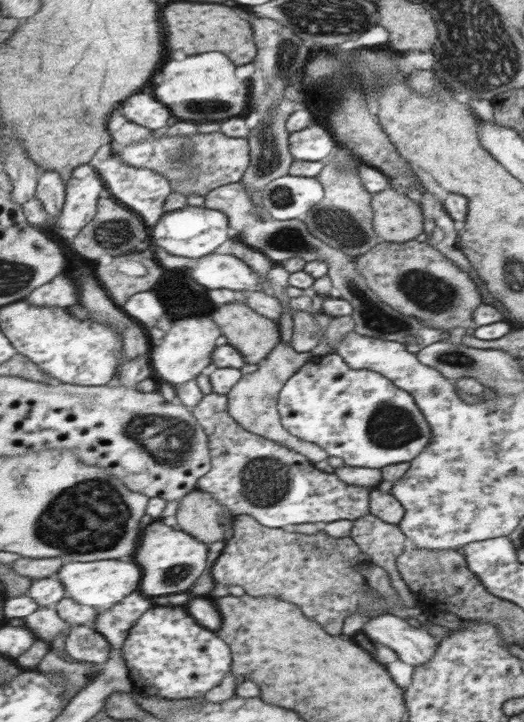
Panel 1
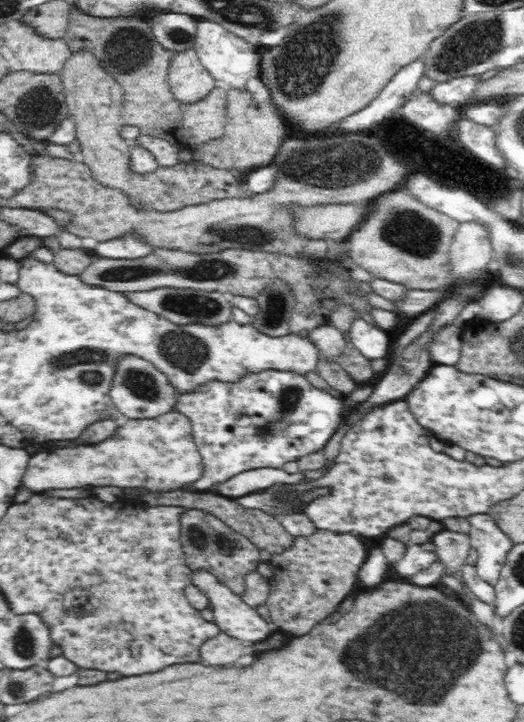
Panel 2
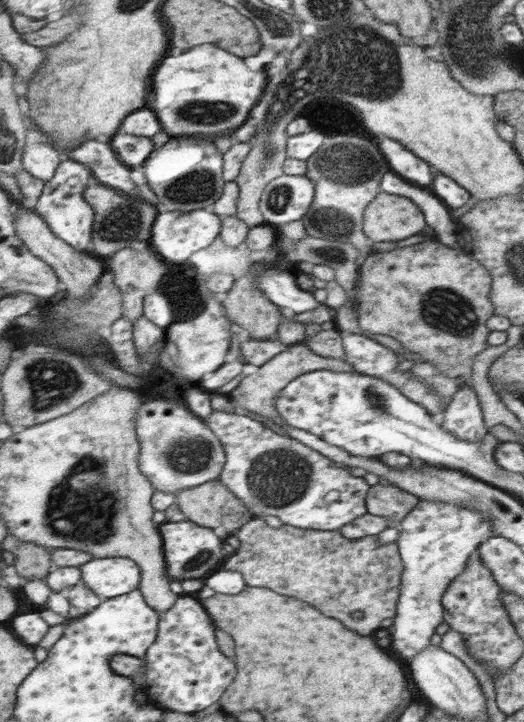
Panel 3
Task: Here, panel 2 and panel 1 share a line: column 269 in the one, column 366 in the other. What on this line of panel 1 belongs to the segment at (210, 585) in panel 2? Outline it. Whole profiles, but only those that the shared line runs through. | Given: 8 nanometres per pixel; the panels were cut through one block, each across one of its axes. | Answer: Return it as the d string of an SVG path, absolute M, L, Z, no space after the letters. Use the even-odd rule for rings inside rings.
M384 613L372 617L363 625L364 632L374 644L392 648L397 658L411 666L419 666L436 655L438 640L425 628L410 625L406 619Z

